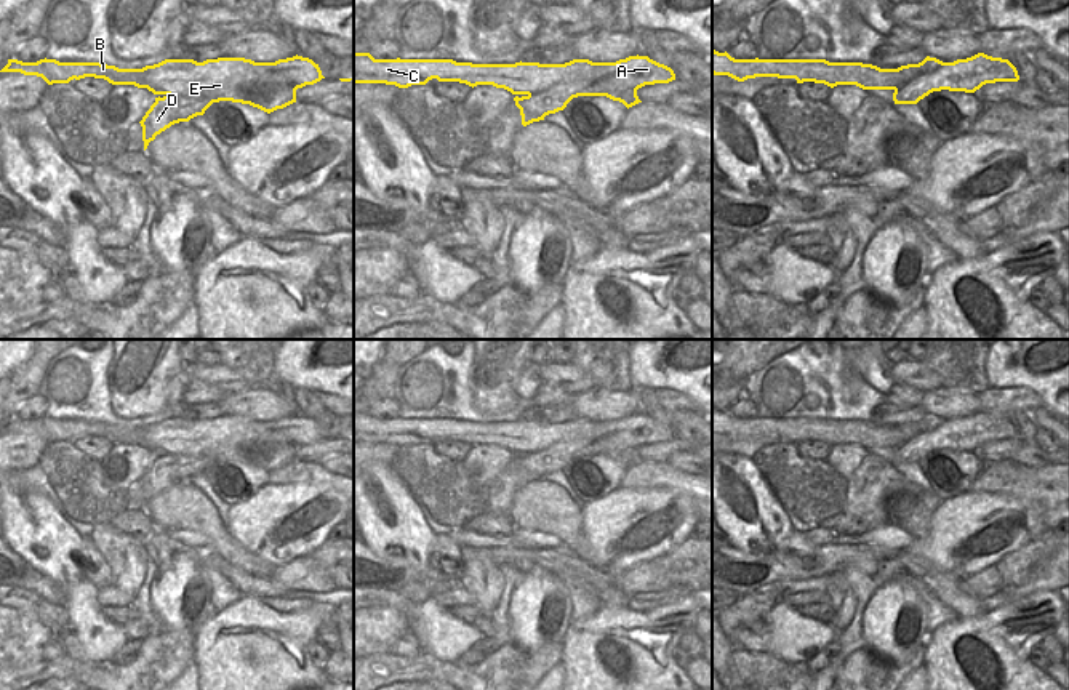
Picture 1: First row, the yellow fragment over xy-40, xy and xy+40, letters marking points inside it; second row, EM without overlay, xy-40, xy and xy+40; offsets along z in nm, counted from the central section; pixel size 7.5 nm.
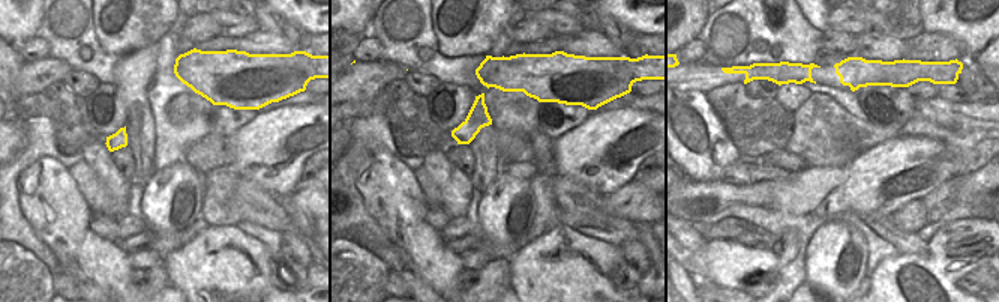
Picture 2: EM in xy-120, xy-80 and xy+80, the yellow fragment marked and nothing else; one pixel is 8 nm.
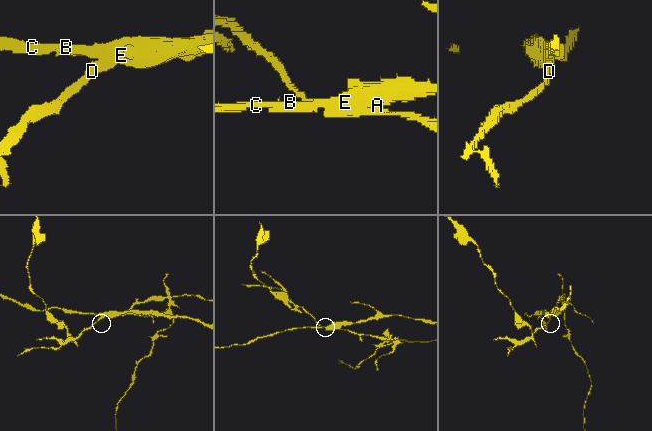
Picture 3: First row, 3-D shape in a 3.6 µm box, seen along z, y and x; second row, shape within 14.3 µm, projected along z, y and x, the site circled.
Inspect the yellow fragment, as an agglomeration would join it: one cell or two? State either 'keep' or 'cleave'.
cleave

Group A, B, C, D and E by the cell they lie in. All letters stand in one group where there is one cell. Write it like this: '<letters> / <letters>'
A D / B C E

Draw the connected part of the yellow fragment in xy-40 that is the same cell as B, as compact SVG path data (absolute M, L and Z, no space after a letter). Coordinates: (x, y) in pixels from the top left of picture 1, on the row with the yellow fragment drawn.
M46 58L37 62L8 59L0 72L37 75L48 85L94 77L112 85L134 85L154 94L170 96L178 96L184 85L197 82L200 94L214 102L250 104L267 114L296 102L298 90L294 85L277 82L262 62L245 58L218 58L203 62L165 59L142 69L118 69L101 62L59 62Z

